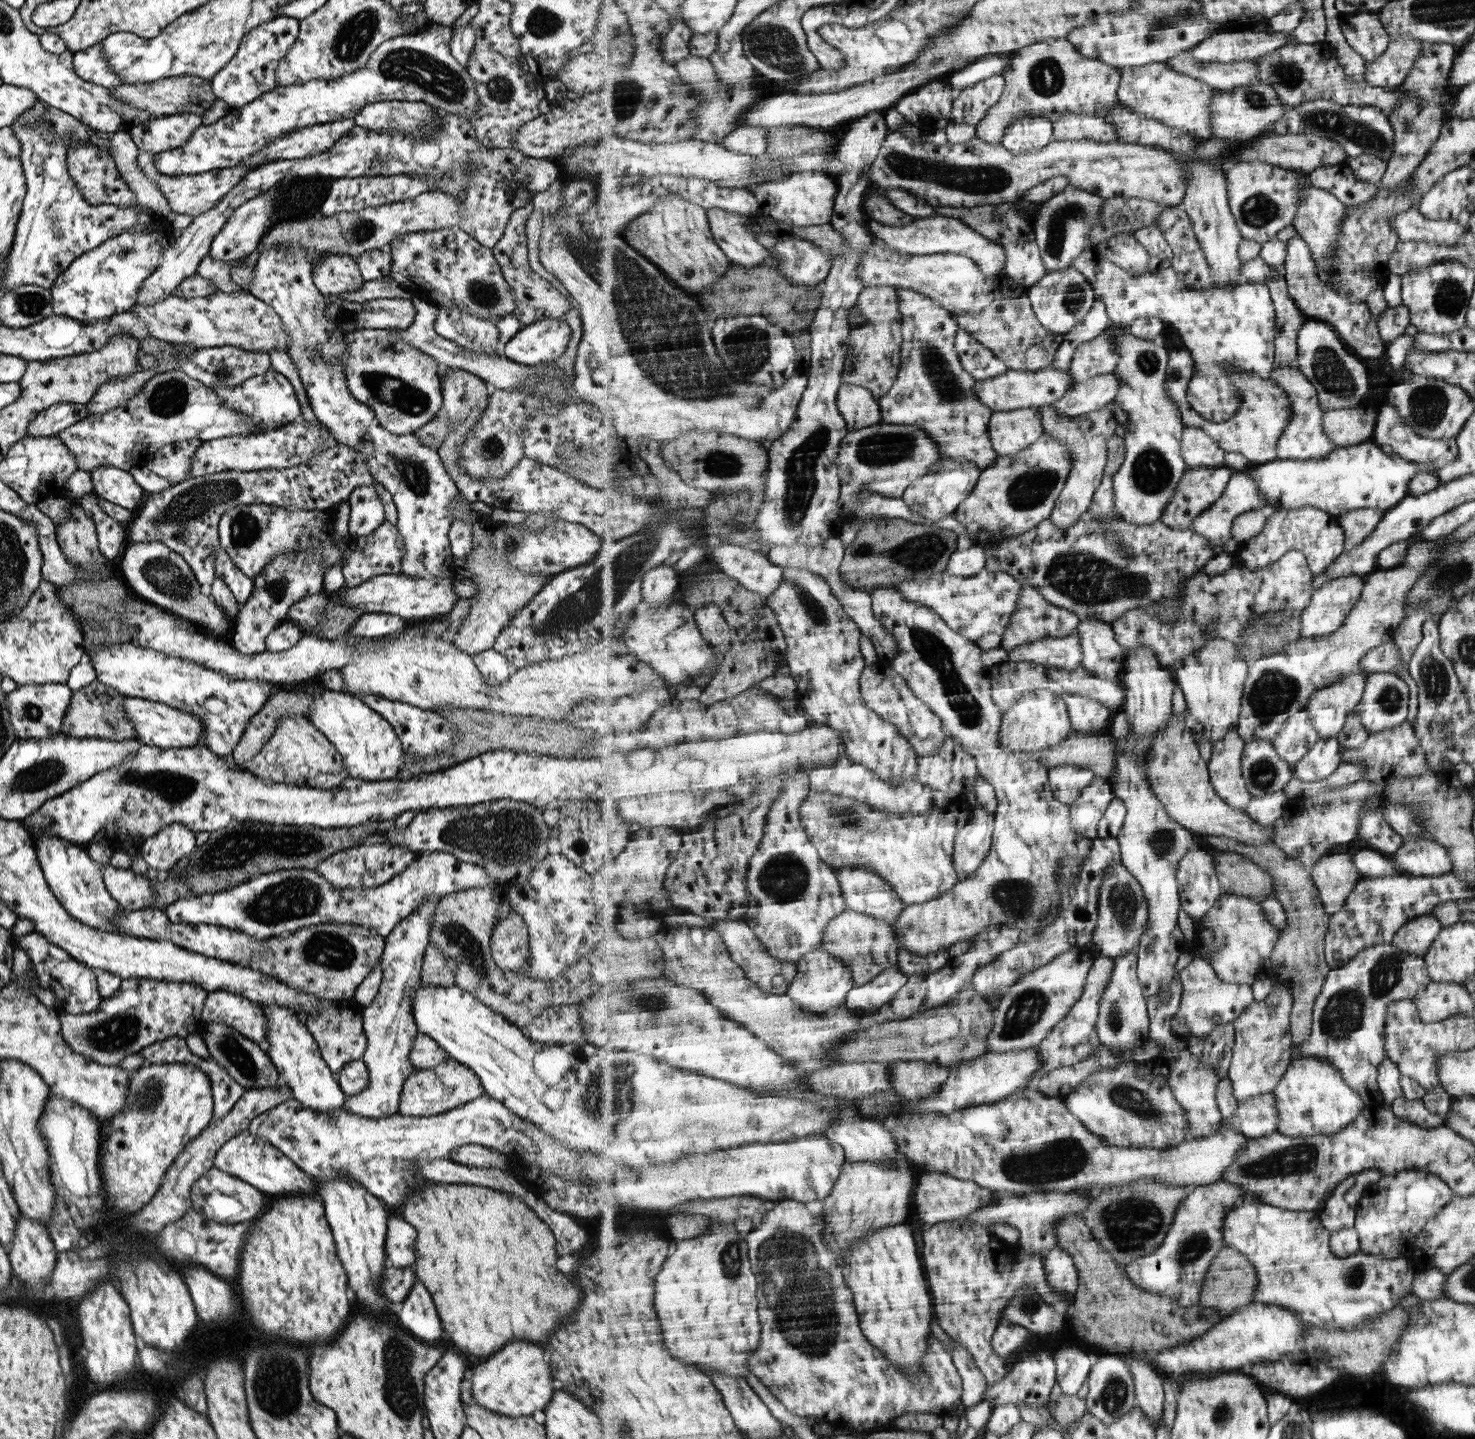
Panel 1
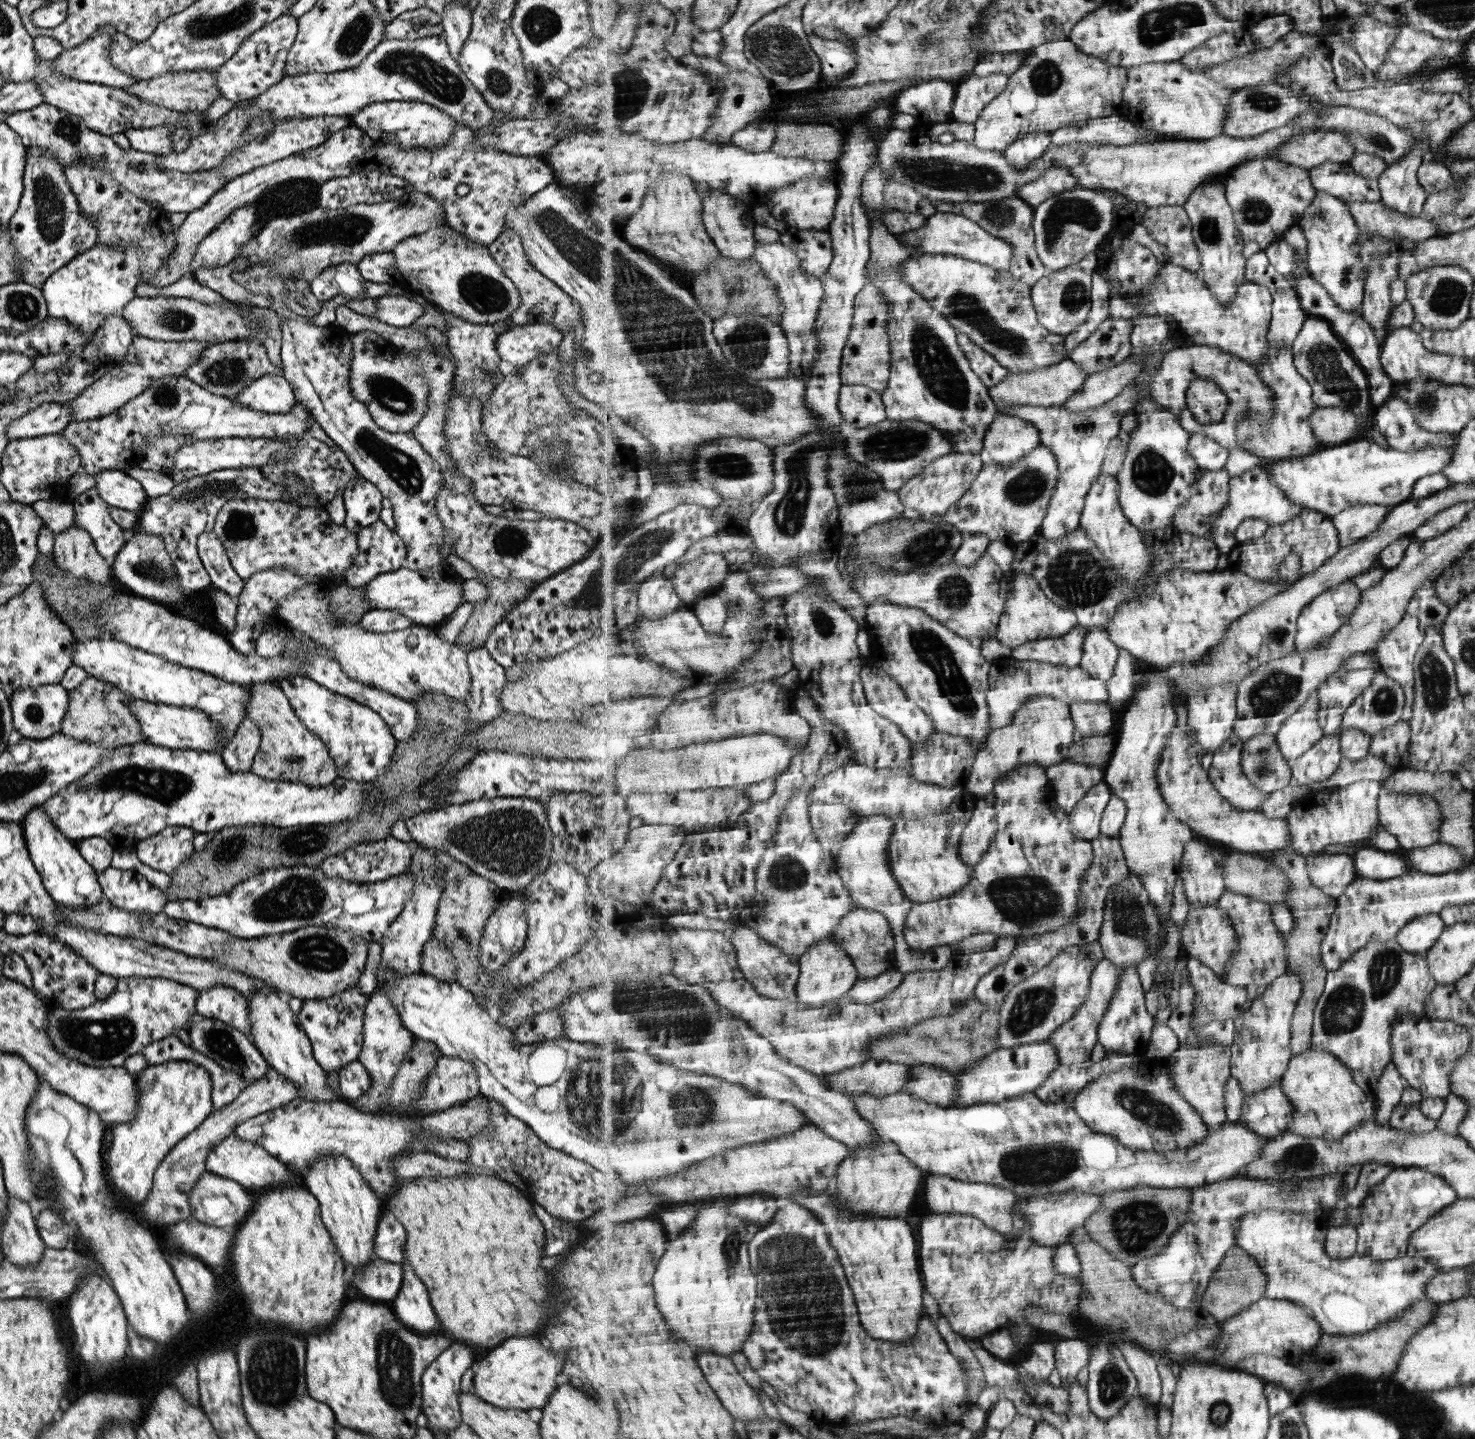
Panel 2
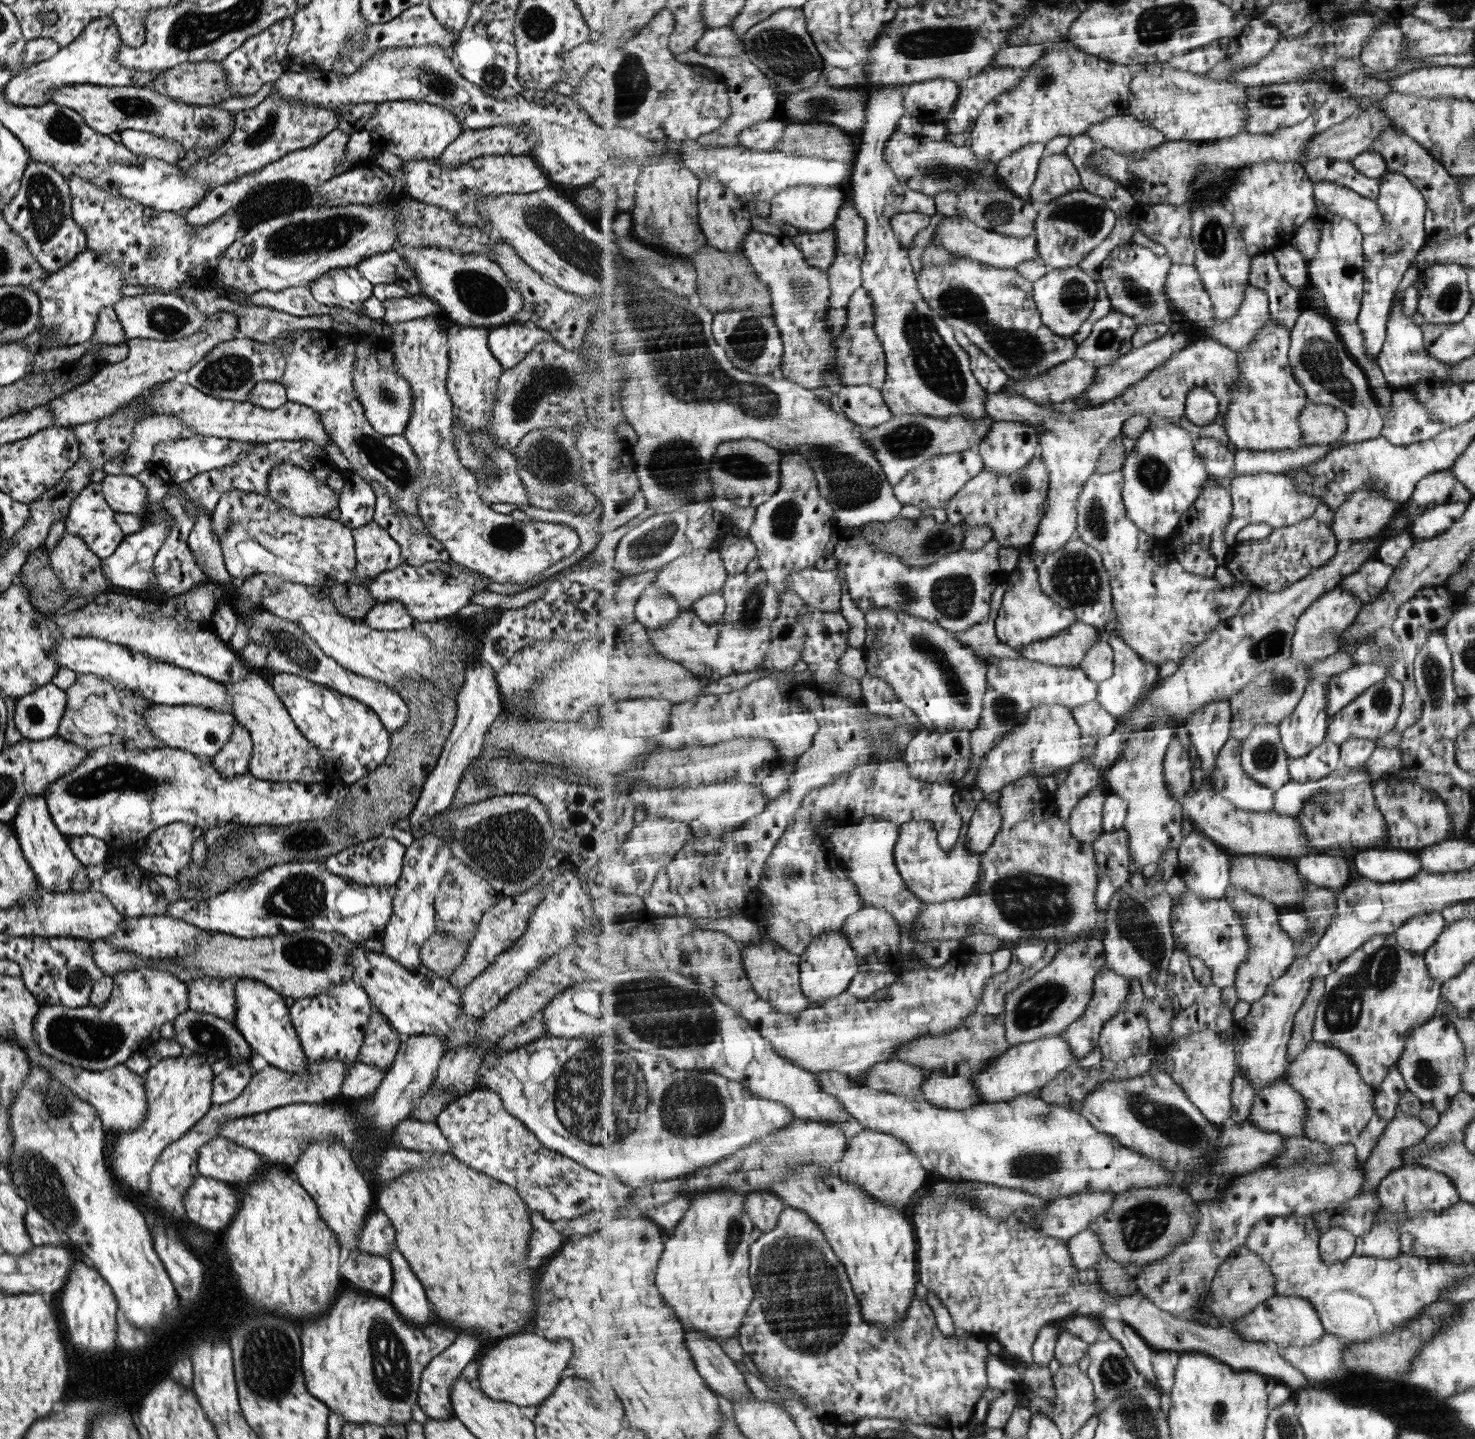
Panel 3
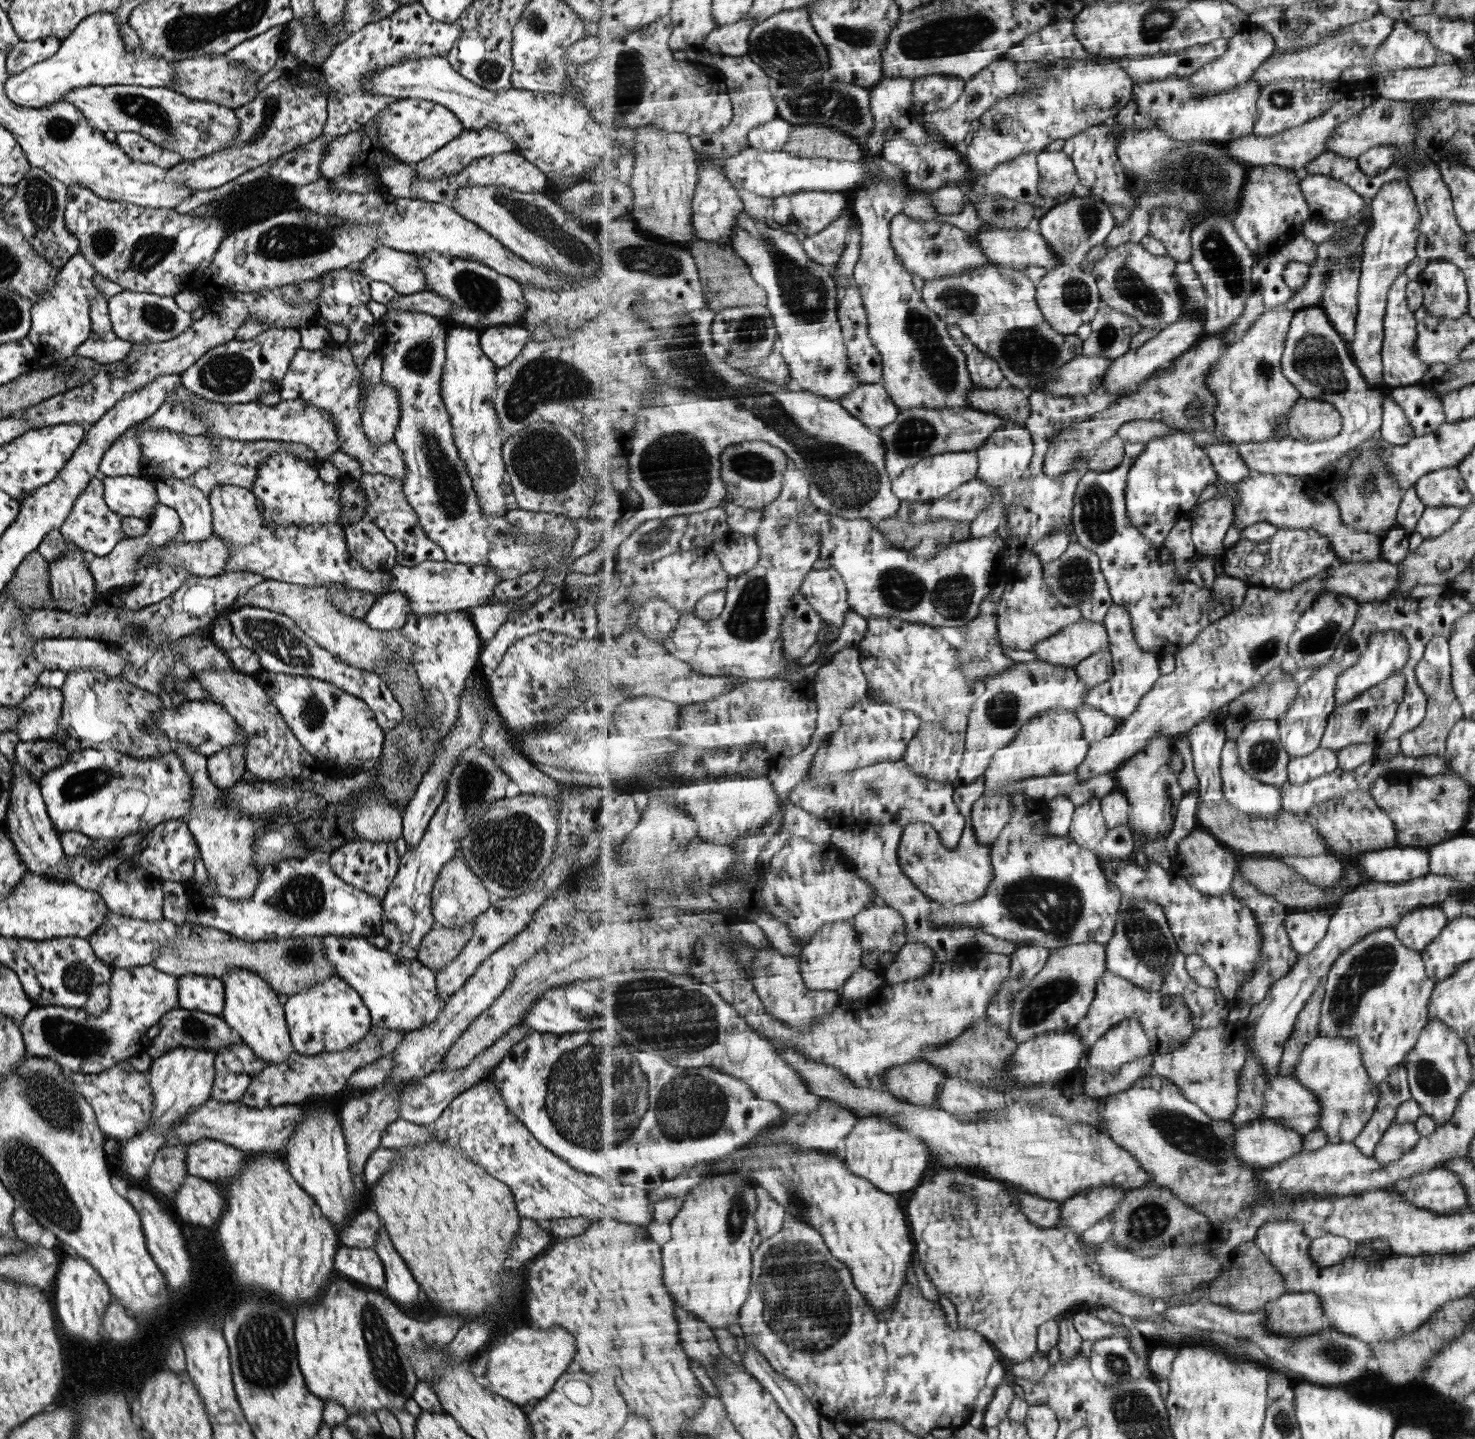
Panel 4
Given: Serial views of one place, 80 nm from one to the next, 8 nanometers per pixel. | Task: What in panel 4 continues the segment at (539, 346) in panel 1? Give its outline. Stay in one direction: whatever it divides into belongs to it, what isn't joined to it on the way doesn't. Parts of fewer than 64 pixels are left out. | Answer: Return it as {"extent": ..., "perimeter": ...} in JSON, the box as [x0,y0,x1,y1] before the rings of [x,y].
{"extent":[479,323,529,367],"perimeter":[[[522,323],[510,326],[486,327],[479,330],[480,349],[496,366],[504,367],[519,354],[529,336]]]}

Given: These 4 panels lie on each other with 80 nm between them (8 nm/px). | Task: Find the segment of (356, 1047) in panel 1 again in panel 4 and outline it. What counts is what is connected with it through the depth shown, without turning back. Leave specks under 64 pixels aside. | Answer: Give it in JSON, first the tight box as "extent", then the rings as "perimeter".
{"extent":[284,976,371,1055],"perimeter":[[[337,976],[319,982],[299,994],[287,996],[284,1006],[285,1025],[290,1048],[300,1055],[314,1055],[323,1052],[344,1051],[356,1045],[371,1027],[369,1011],[363,1006],[359,995],[345,981]]]}

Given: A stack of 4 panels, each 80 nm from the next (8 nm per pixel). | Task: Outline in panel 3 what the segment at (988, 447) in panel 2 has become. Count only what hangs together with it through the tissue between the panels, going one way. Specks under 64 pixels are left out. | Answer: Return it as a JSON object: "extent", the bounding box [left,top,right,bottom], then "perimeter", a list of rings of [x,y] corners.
{"extent":[976,421,1039,475],"perimeter":[[[994,421],[990,433],[976,449],[983,457],[985,470],[1015,475],[1037,455],[1039,445],[1035,427],[1019,421]]]}

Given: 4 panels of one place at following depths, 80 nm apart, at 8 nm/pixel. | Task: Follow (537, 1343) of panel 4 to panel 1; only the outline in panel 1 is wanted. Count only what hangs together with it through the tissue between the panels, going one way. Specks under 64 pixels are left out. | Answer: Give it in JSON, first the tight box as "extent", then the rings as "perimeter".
{"extent":[471,1342,551,1417],"perimeter":[[[529,1342],[504,1344],[487,1360],[471,1371],[471,1398],[475,1404],[508,1417],[530,1416],[533,1410],[543,1410],[550,1401],[551,1366],[543,1360],[541,1348]]]}

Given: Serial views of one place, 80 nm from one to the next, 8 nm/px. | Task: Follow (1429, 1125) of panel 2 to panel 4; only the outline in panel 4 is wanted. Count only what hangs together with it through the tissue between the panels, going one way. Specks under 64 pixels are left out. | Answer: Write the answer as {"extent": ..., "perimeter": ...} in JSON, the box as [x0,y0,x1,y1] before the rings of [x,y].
{"extent":[1374,1121,1421,1164],"perimeter":[[[1395,1121],[1377,1145],[1374,1157],[1383,1164],[1398,1161],[1404,1154],[1410,1153],[1421,1138],[1415,1122],[1399,1124]]]}

